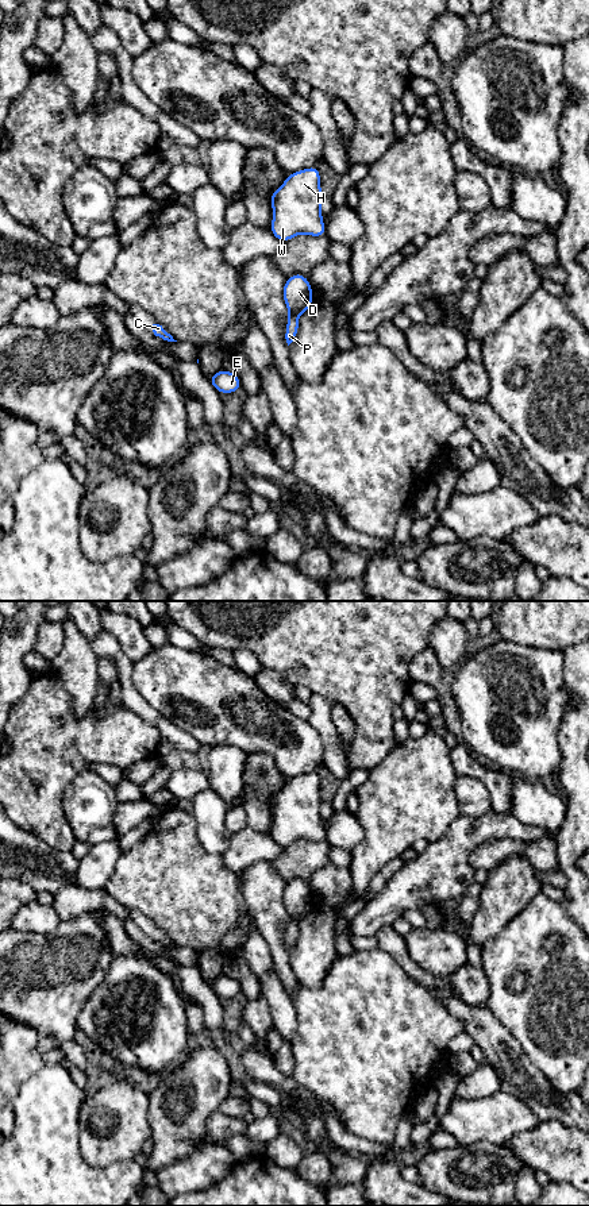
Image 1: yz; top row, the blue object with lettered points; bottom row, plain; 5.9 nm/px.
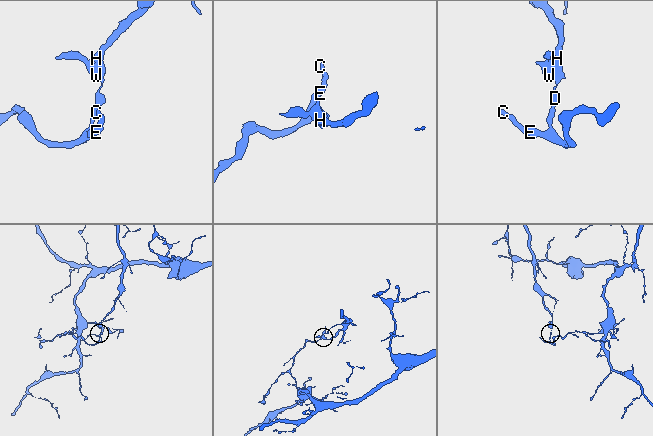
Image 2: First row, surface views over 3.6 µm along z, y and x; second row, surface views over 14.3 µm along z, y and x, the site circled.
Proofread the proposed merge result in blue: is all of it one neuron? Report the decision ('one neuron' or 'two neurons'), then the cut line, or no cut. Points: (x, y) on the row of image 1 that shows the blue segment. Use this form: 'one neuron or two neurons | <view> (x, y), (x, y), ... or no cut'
two neurons | yz (289, 313), (297, 316)

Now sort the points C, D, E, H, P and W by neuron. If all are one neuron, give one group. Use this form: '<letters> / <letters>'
C E P / D H W

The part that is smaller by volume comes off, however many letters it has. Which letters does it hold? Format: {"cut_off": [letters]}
{"cut_off": ["D", "H", "W"]}

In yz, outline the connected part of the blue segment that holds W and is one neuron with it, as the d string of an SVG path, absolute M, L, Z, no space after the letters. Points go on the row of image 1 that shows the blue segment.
M317 166L294 172L270 196L272 234L281 242L296 235L324 236L320 174Z

